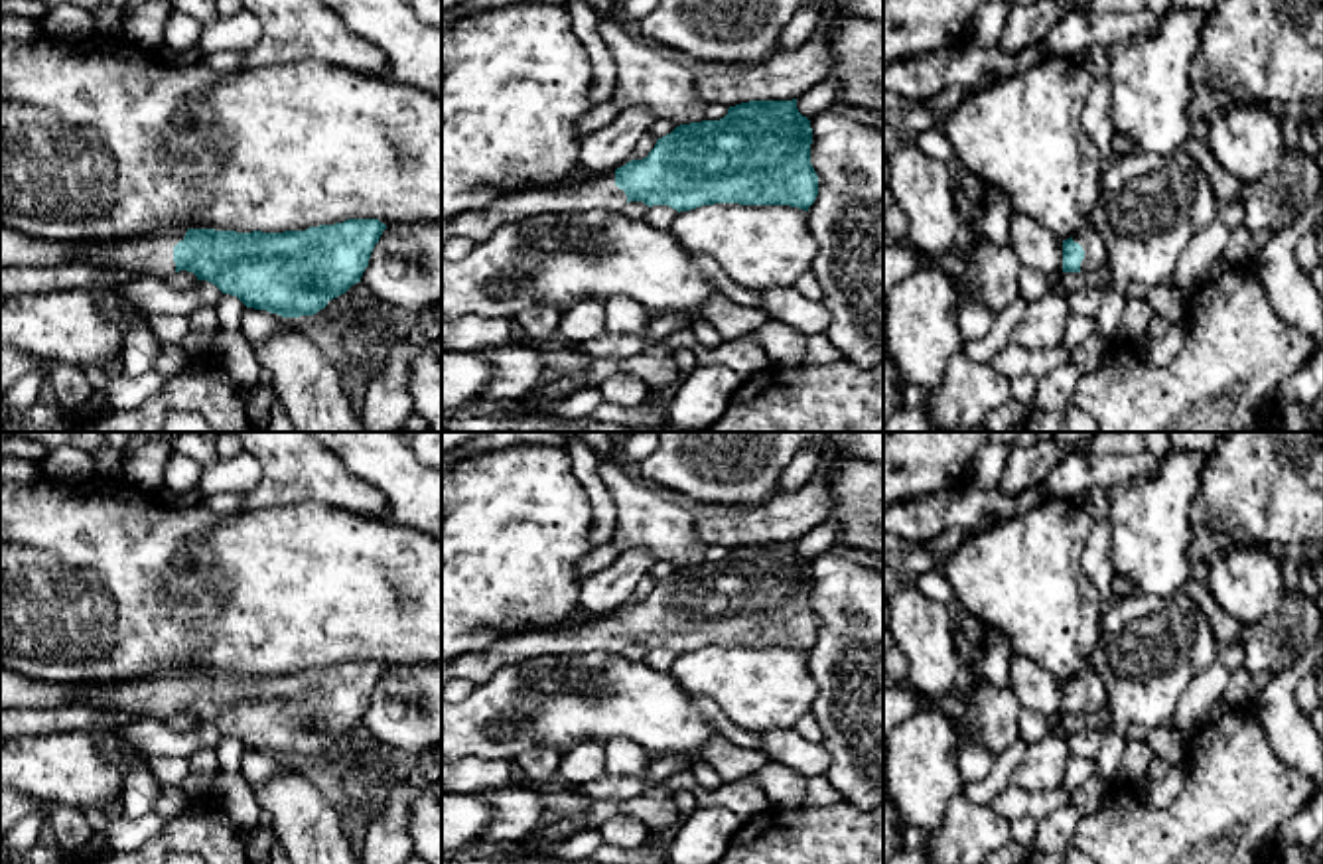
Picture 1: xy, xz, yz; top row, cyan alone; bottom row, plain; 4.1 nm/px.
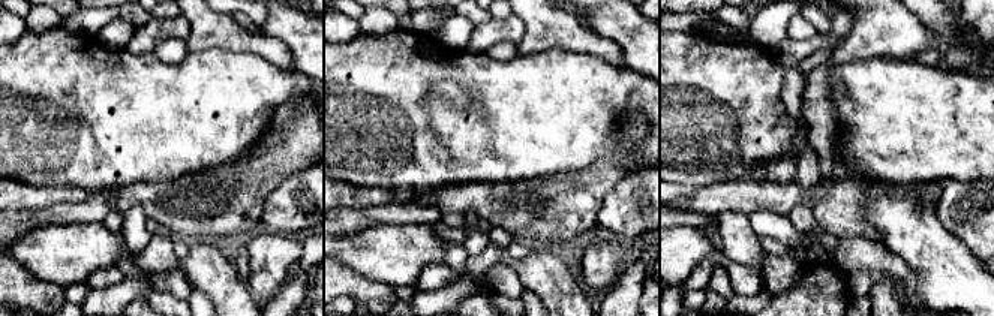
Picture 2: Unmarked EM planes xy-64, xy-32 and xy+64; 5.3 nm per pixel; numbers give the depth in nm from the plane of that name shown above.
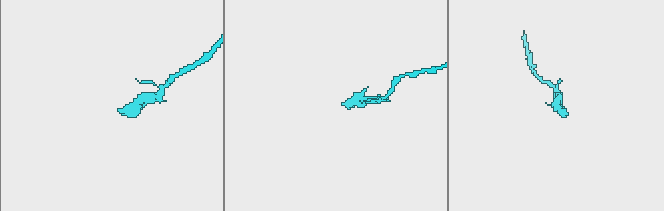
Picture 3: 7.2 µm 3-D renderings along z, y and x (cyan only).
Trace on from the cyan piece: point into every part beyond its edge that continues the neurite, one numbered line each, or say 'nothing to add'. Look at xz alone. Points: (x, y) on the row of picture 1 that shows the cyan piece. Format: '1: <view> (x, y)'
1: xz (600, 192)

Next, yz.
1: yz (1095, 253)

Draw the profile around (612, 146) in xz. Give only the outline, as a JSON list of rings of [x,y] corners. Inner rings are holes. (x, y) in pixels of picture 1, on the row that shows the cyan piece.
[[[647,107],[621,110],[607,126],[584,136],[578,168],[590,176],[601,176],[625,166],[655,120],[655,112]]]

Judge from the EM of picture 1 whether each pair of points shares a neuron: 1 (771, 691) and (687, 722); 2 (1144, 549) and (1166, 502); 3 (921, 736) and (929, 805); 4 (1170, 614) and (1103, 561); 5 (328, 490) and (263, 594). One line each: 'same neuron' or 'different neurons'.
1: different neurons
2: same neuron
3: same neuron
4: different neurons
5: different neurons

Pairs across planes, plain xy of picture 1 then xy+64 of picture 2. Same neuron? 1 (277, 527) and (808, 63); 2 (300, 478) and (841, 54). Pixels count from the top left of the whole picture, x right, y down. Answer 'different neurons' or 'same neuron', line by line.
1: different neurons
2: same neuron

